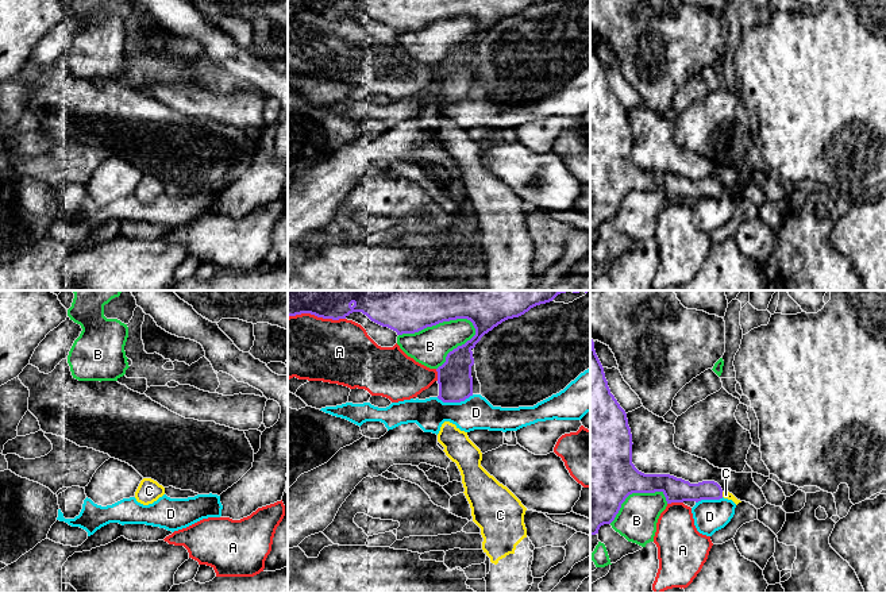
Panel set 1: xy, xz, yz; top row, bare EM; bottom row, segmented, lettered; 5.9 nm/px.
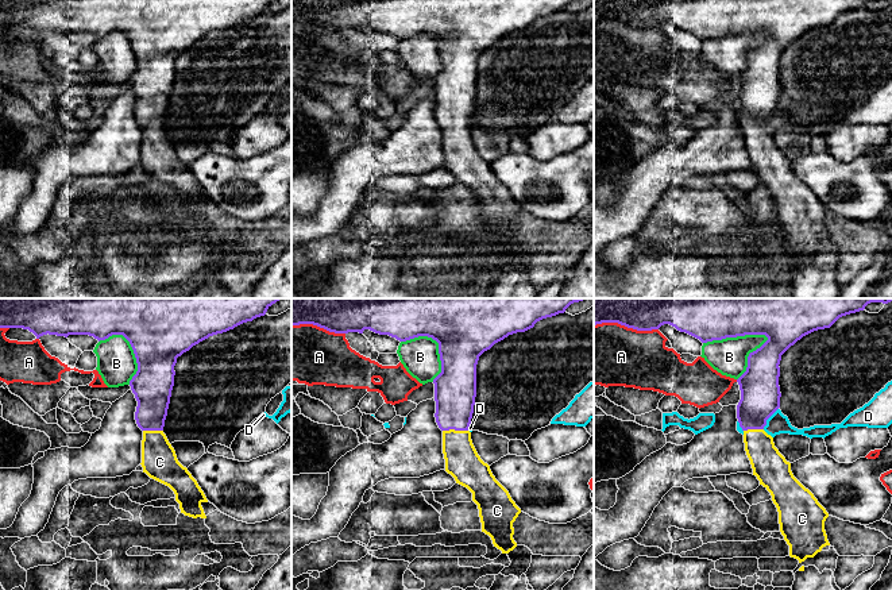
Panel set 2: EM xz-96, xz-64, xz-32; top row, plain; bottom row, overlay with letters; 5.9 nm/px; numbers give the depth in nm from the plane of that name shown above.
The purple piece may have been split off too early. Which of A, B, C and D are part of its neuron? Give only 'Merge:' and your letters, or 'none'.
Merge: C

